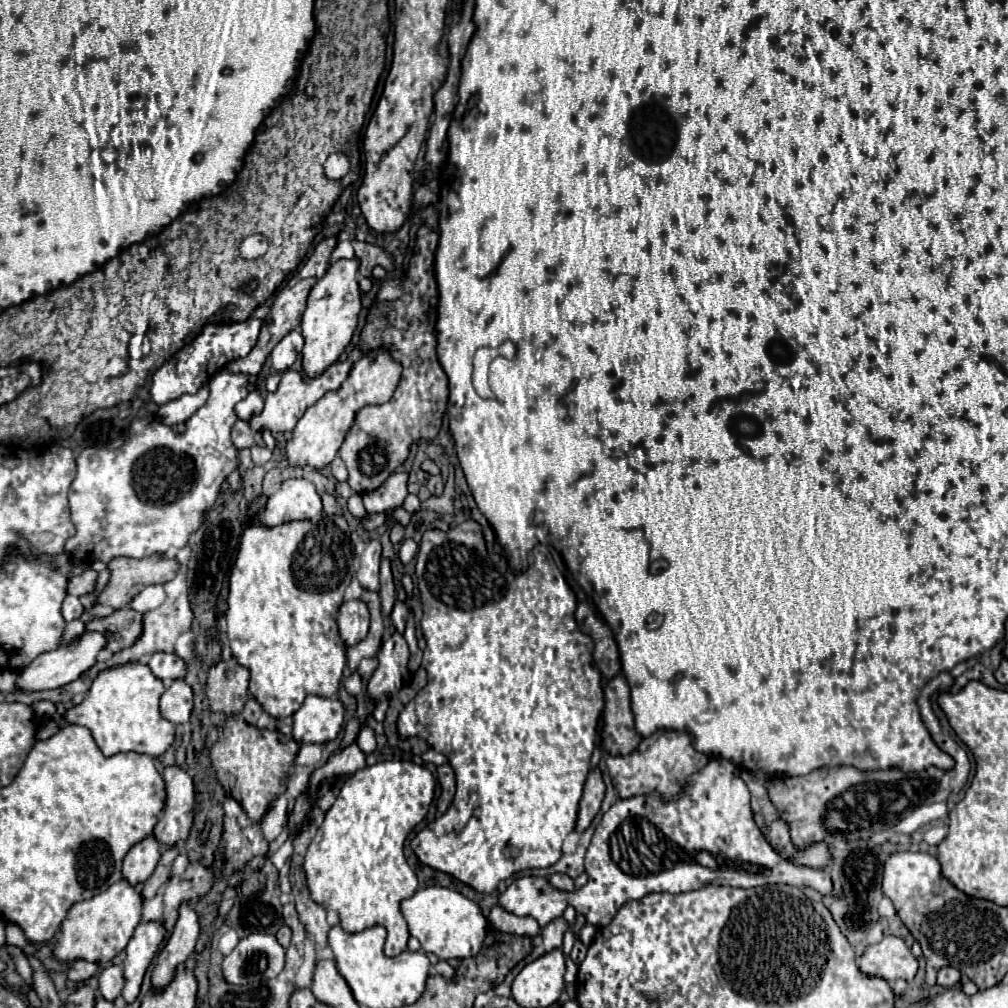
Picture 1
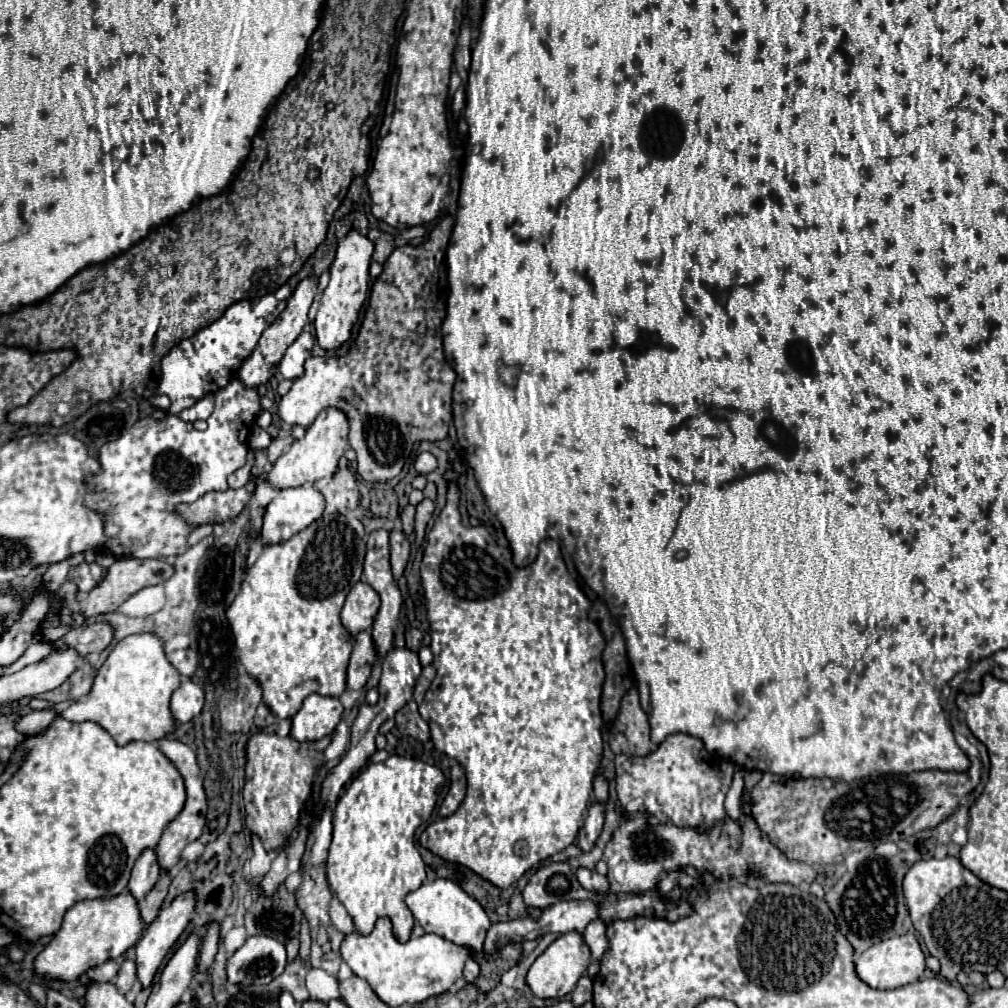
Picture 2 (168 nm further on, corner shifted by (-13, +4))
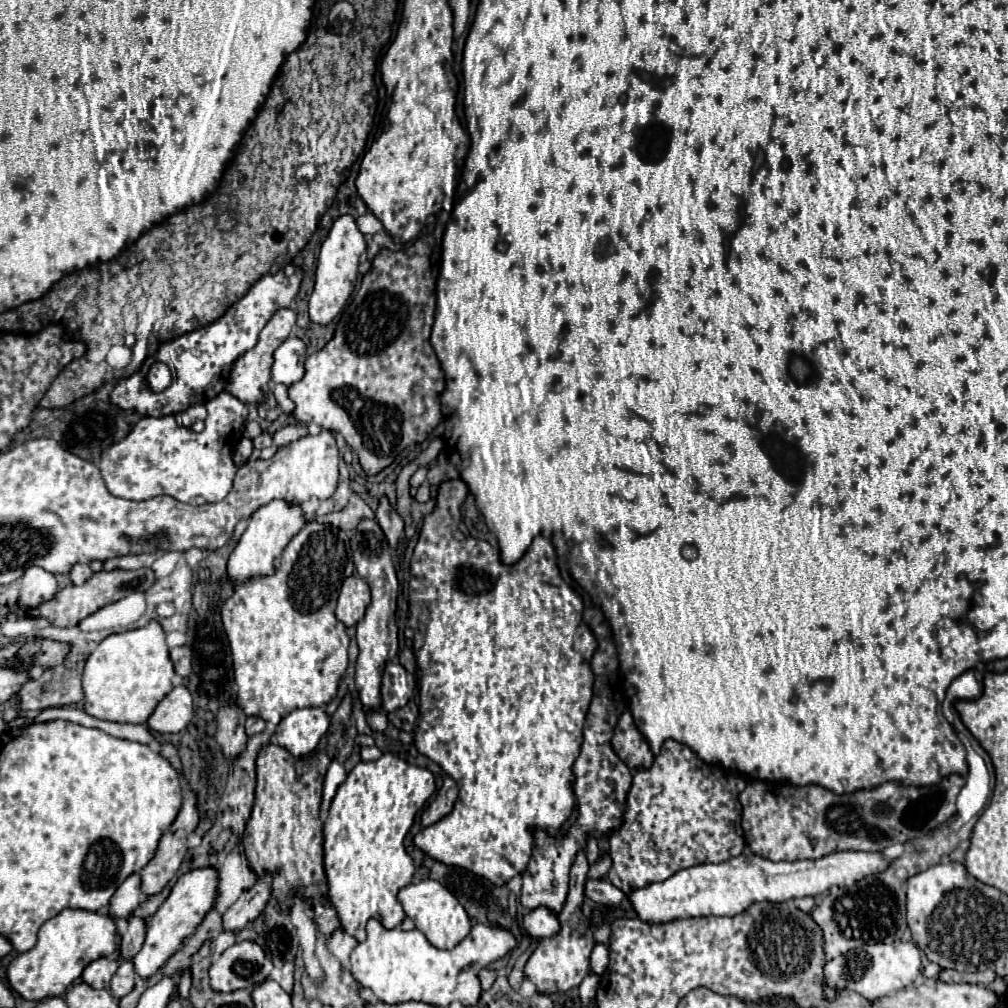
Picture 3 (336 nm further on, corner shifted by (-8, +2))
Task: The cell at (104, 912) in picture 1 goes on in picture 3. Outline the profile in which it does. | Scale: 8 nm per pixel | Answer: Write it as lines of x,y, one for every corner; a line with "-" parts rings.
63,910
41,926
37,934
37,944
31,950
17,954
9,962
9,986
25,1000
61,996
81,976
83,968
89,962
101,956
109,956
117,948
115,936
115,920
109,918
109,914
87,910

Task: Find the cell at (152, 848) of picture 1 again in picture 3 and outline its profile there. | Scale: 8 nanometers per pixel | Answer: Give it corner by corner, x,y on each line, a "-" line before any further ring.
131,874
109,900
109,916
111,918
127,918
141,904
141,878
139,874

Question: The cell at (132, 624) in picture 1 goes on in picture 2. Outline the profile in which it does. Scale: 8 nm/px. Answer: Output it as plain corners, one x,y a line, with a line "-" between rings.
92,622
92,624
84,624
80,628
74,628
72,632
68,632
62,640
54,642
56,648
78,648
78,652
82,652
82,656
90,654
90,652
102,652
110,646
114,638
114,628
108,622

